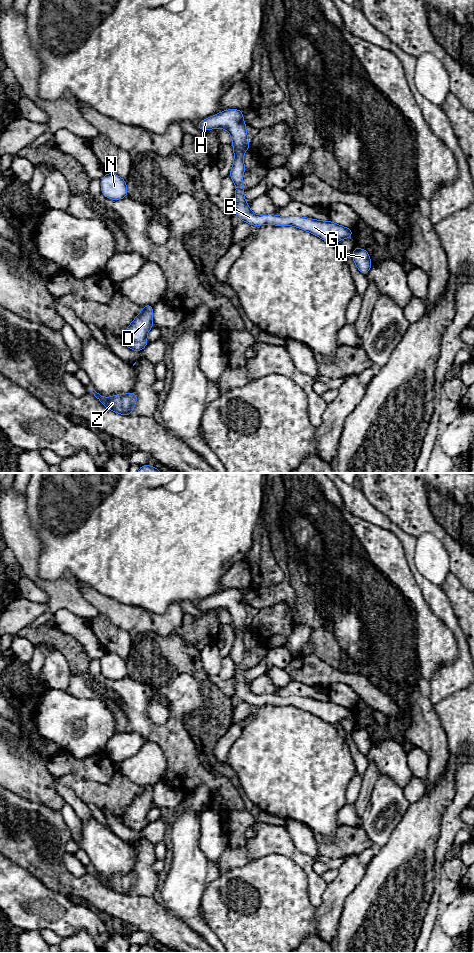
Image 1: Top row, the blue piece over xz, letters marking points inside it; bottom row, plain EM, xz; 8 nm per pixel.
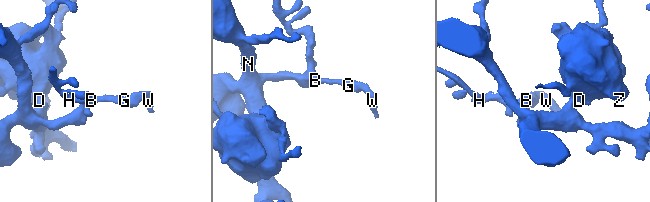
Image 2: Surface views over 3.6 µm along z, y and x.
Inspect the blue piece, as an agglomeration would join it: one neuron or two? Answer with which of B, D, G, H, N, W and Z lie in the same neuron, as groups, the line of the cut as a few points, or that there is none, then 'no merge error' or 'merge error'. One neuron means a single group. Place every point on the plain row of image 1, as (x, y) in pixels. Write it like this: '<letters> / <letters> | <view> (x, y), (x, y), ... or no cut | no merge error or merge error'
B D G H N W Z | no cut | no merge error

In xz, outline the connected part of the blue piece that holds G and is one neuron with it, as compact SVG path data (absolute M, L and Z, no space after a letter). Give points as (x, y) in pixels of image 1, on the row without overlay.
M238 589L224 590L209 598L200 601L196 607L199 610L226 609L232 618L234 631L234 642L230 651L230 658L236 666L235 695L242 701L262 706L272 704L275 706L295 706L304 711L310 712L323 721L334 724L353 716L353 711L332 701L321 701L302 696L278 696L257 695L250 688L249 683L244 680L245 670L242 667L242 660L245 652L244 633L249 630L249 619L247 617L246 603L243 600L243 591Z

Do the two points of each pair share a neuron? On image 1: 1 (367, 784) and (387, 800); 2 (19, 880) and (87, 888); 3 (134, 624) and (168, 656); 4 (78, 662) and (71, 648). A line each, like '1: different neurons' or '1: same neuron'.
1: different neurons
2: different neurons
3: different neurons
4: same neuron

